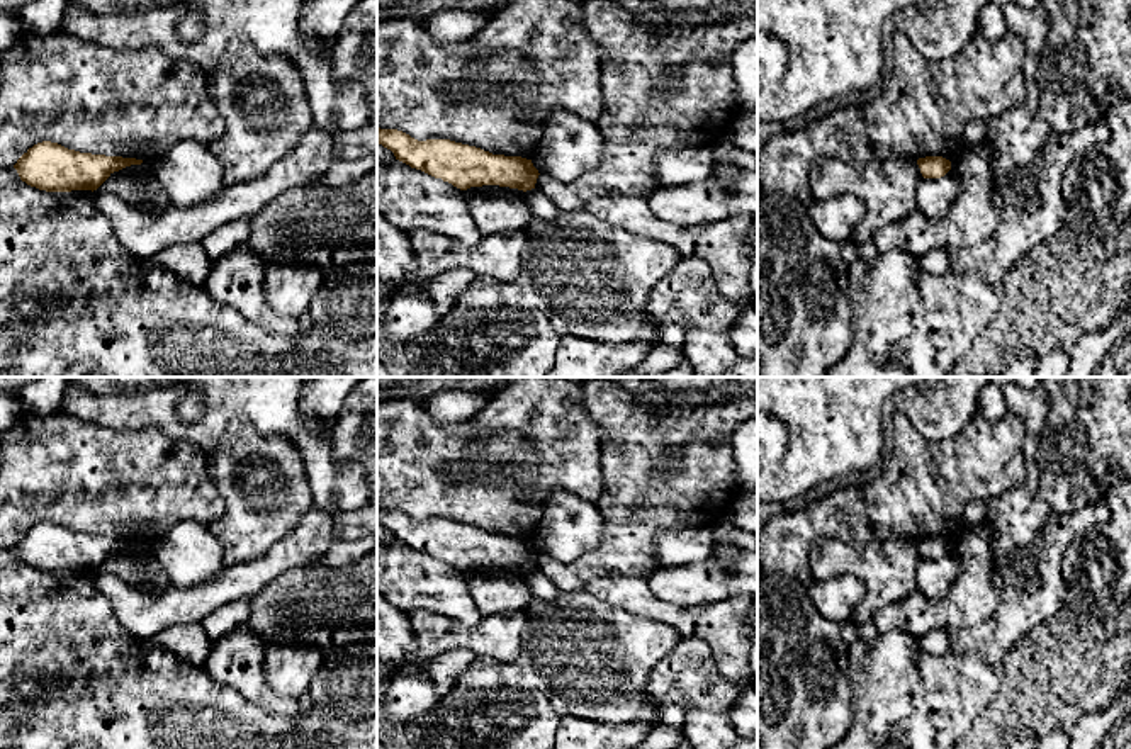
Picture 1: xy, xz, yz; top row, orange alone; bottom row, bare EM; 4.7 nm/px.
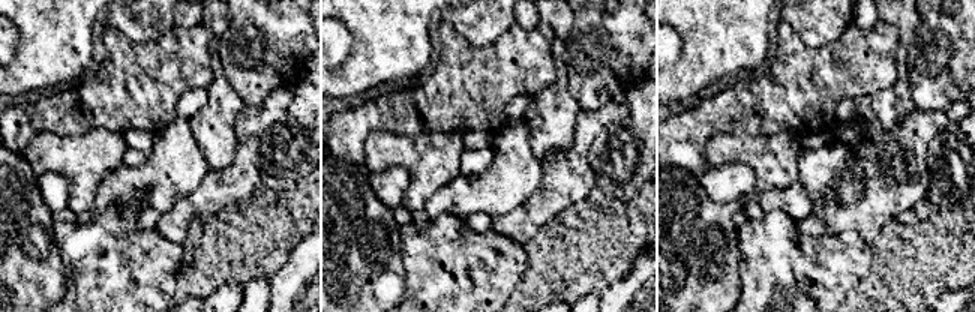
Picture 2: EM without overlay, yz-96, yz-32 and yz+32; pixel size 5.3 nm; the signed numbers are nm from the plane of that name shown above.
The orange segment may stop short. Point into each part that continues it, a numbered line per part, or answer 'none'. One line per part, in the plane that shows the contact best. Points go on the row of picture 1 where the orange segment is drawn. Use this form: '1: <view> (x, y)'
none

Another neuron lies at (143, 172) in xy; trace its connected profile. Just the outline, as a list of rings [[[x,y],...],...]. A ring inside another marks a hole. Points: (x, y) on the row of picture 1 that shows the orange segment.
[[[143,160],[141,165],[131,165],[119,172],[110,173],[109,178],[129,178],[129,180],[148,183],[149,180],[155,178],[153,163]]]

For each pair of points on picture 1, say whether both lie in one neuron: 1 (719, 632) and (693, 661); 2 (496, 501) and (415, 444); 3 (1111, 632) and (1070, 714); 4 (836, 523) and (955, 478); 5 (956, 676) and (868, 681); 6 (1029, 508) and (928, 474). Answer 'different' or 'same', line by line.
1: different
2: same
3: same
4: same
5: same
6: different

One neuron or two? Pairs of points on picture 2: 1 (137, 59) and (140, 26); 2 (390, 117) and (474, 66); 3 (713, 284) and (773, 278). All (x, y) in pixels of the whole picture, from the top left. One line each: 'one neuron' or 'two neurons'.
1: two neurons
2: one neuron
3: two neurons

